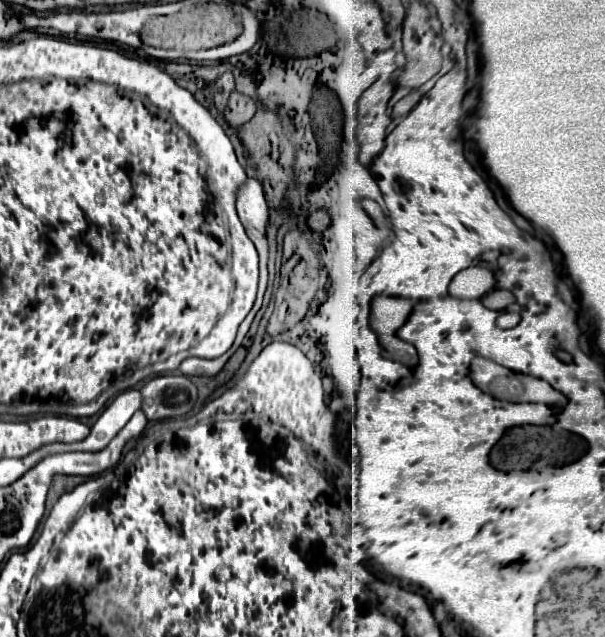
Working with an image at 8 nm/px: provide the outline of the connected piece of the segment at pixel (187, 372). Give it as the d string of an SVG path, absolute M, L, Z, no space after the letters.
M236 346L232 350L228 350L224 356L216 358L216 360L204 360L204 358L186 358L180 364L180 372L184 376L216 376L222 366L226 364L226 360L232 356L232 352L236 350Z

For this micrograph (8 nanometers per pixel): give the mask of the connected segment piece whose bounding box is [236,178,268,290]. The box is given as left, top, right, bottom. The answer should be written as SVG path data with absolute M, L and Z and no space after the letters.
M246 178L246 182L238 188L236 198L238 216L254 242L260 254L260 288L268 286L268 240L266 240L266 222L268 222L268 204L264 198L262 184L256 178Z

